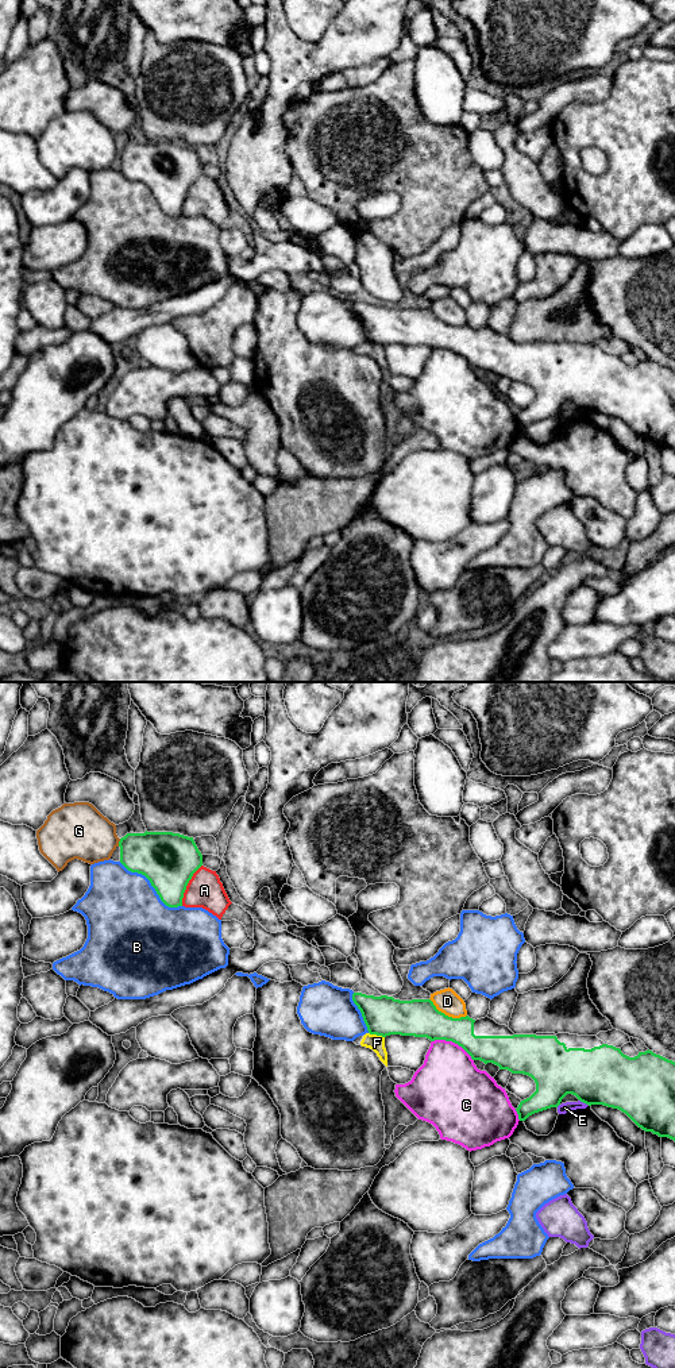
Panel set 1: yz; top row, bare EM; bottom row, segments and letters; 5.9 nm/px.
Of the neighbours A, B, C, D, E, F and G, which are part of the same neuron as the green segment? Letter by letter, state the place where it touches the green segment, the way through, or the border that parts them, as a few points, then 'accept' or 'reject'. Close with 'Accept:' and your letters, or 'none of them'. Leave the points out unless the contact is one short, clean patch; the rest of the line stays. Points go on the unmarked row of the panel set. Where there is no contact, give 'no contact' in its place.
A: contact yz (186, 193); reject
B: contact yz (151, 193); reject
C: contact yz (454, 350); reject
D: contact yz (447, 324); reject
E: contact yz (585, 411); reject
F: contact yz (377, 343); border yz (369, 340), (384, 346); reject
G: contact yz (119, 151); reject
Accept: none of them

